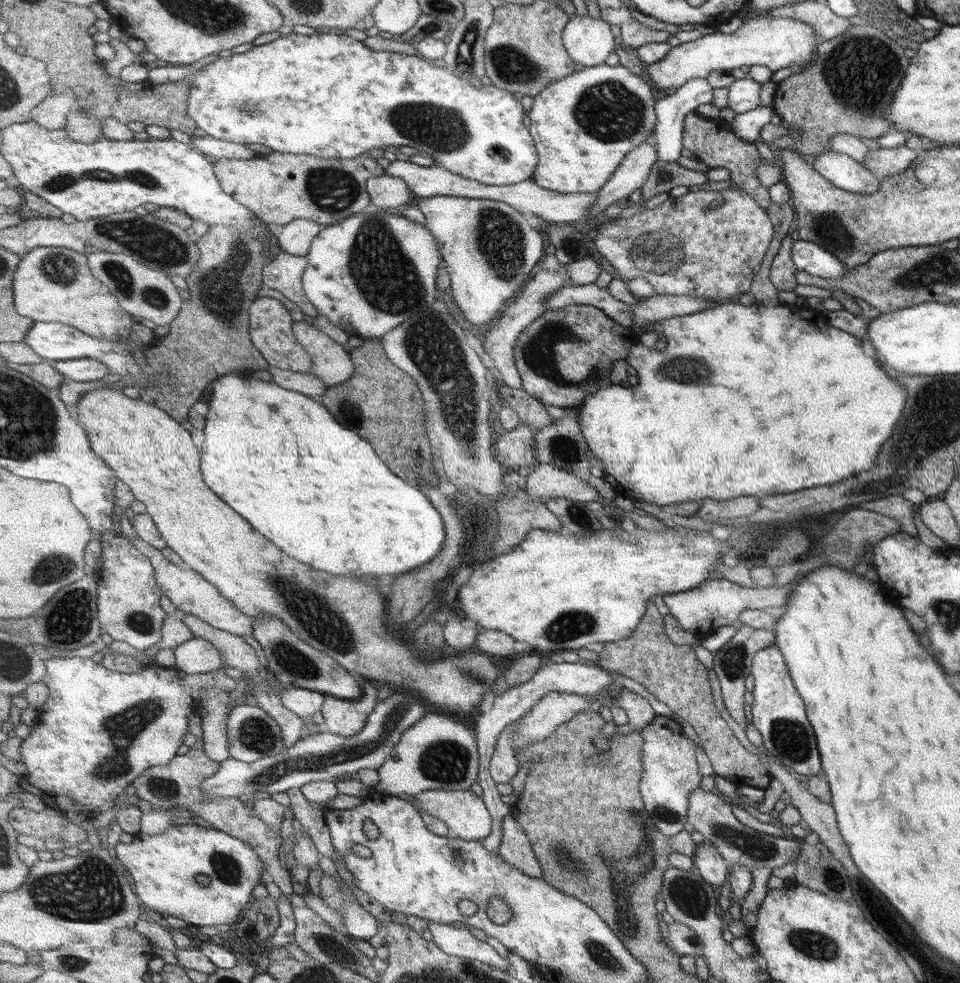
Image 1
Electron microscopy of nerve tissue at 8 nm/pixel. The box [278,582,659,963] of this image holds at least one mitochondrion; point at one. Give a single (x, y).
(625, 877)

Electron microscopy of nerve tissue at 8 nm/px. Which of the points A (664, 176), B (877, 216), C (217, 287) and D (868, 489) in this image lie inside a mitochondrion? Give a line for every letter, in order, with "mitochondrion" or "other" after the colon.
A: mitochondrion
B: other
C: mitochondrion
D: other

